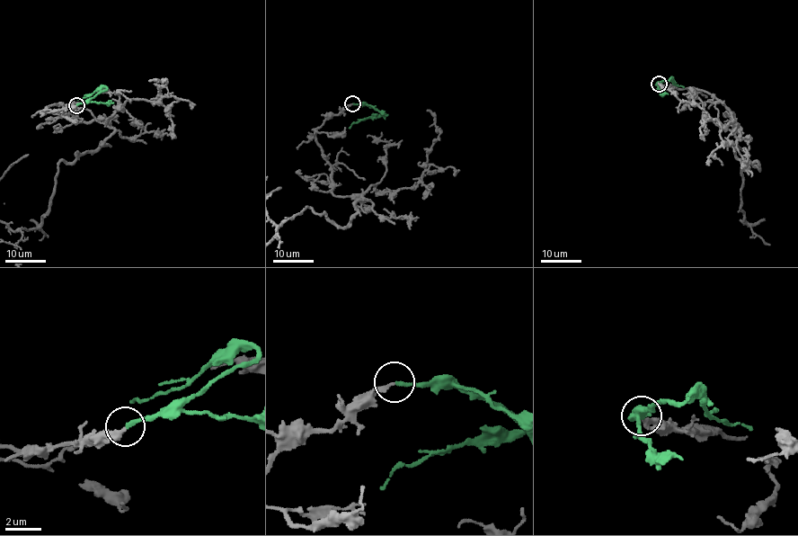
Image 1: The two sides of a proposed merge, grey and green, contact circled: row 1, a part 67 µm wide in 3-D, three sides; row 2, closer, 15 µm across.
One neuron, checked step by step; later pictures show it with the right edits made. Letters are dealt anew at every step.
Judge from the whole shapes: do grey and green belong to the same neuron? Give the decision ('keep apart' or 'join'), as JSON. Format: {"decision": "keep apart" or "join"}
{"decision": "join"}

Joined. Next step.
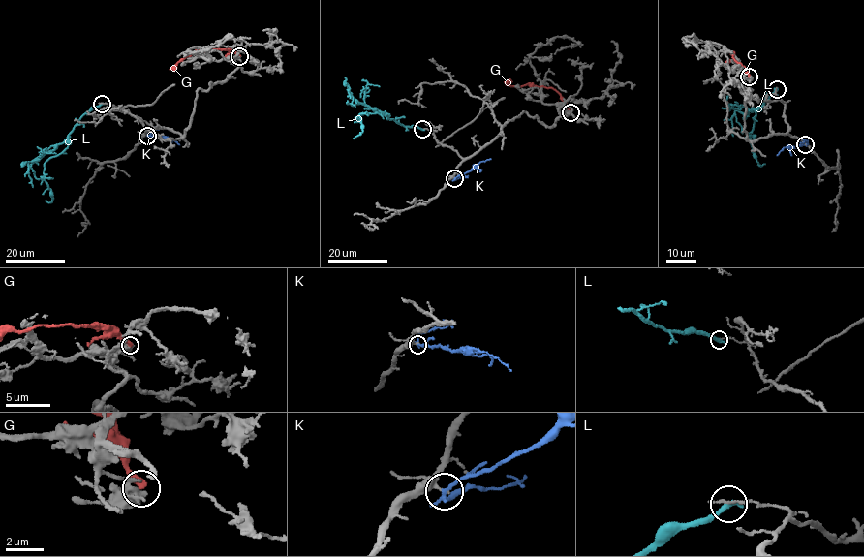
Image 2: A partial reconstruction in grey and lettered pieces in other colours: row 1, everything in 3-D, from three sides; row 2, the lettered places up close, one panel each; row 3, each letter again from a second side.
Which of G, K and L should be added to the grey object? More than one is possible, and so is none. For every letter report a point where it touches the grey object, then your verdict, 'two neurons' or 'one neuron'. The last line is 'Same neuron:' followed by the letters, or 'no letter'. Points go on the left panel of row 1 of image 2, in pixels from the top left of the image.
G: (239, 56) | two neurons
K: (147, 136) | two neurons
L: (102, 104) | two neurons
Same neuron: no letter

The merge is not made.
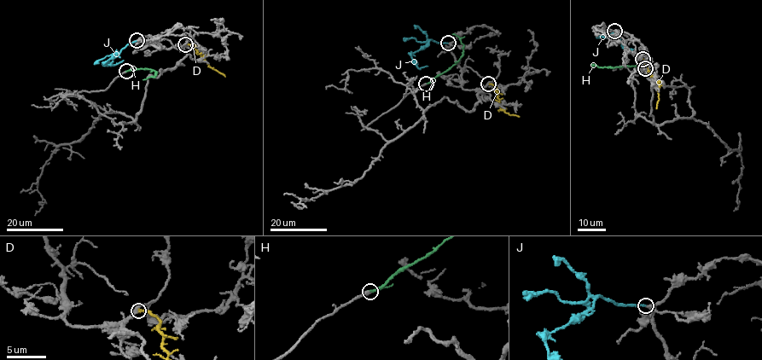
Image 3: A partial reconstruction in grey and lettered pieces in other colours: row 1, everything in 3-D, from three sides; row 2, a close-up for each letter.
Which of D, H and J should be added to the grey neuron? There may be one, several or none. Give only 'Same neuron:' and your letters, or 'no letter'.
Same neuron: H, J

